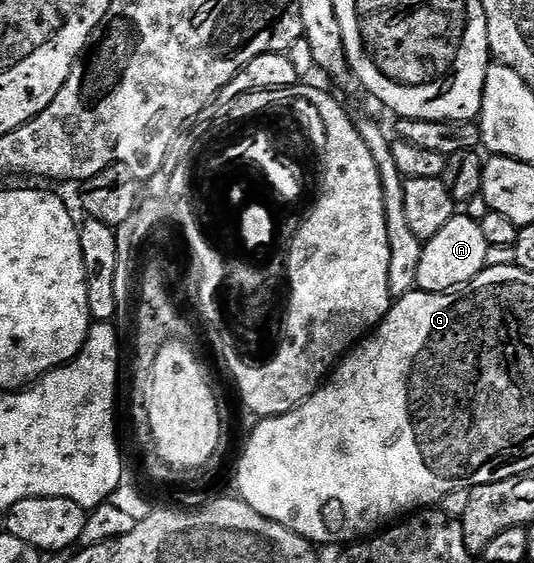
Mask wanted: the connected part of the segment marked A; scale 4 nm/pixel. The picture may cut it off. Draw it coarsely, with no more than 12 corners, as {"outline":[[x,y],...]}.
{"outline":[[454,215],[423,243],[418,288],[453,292],[487,267],[477,220]]}

